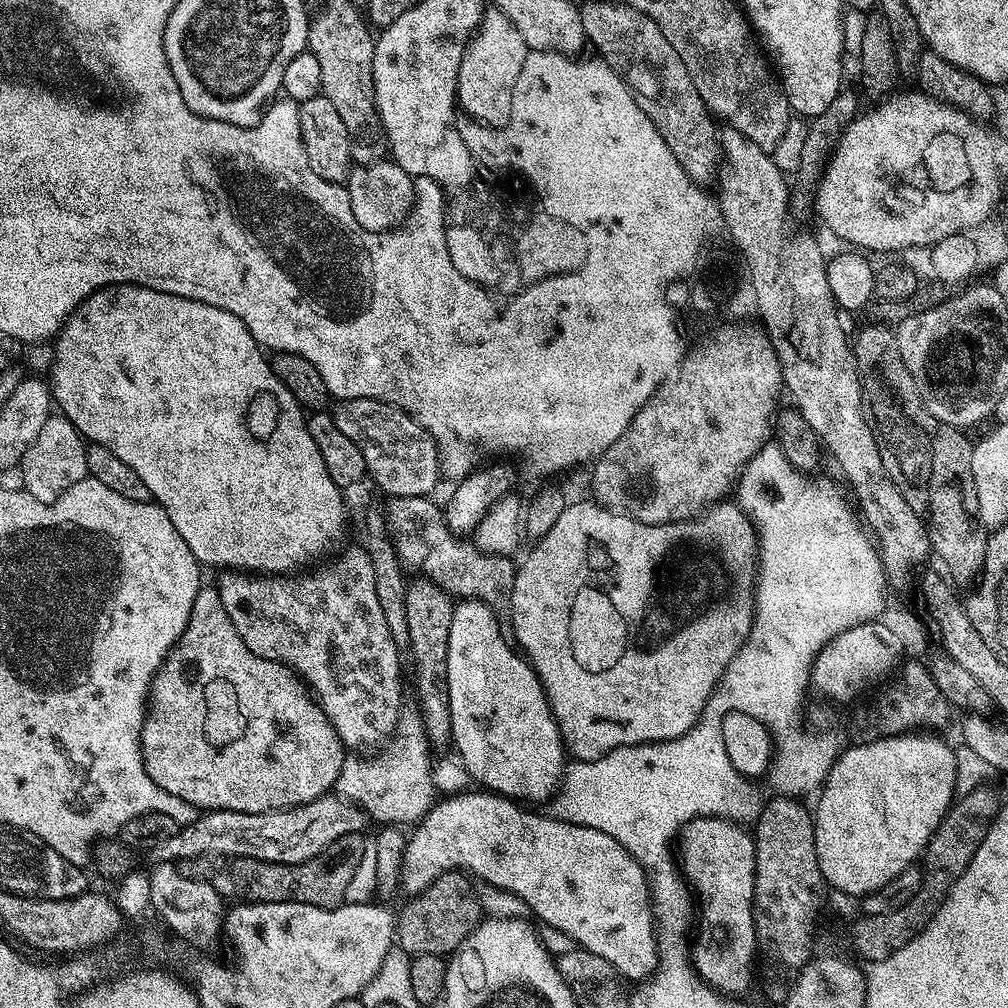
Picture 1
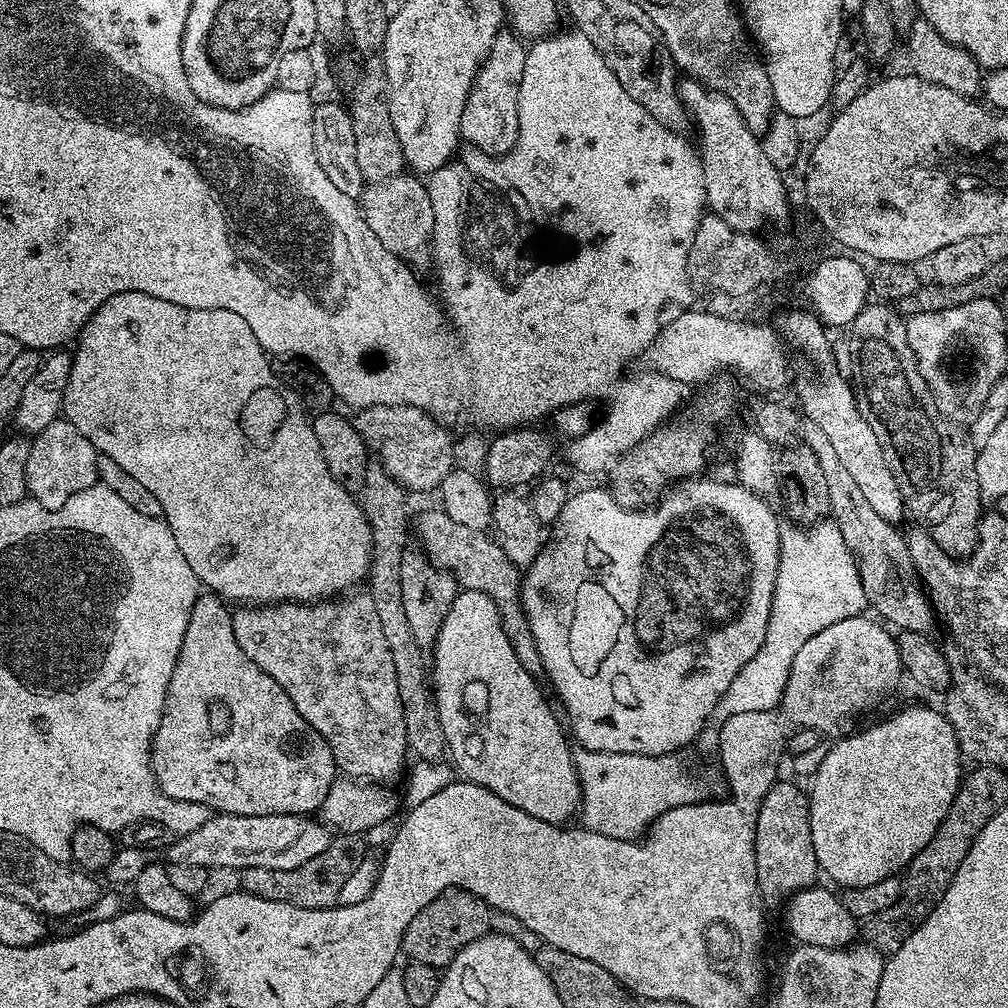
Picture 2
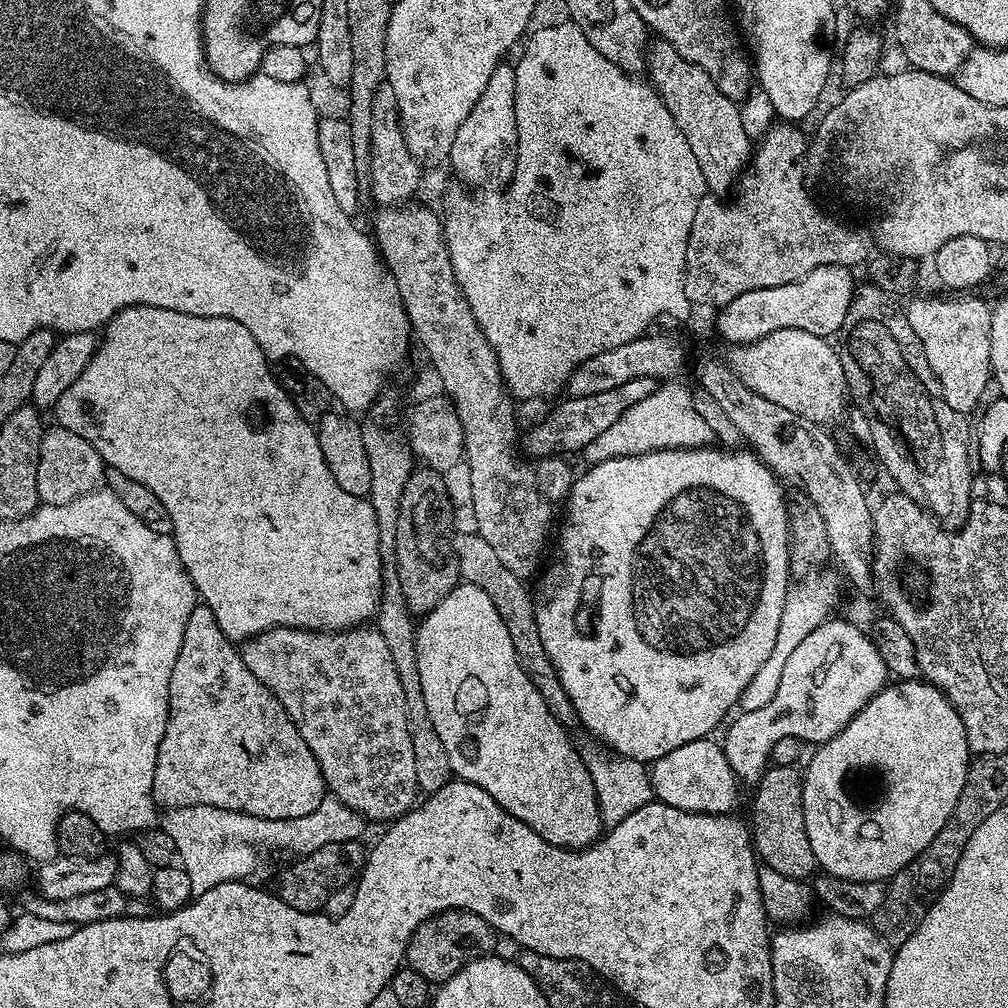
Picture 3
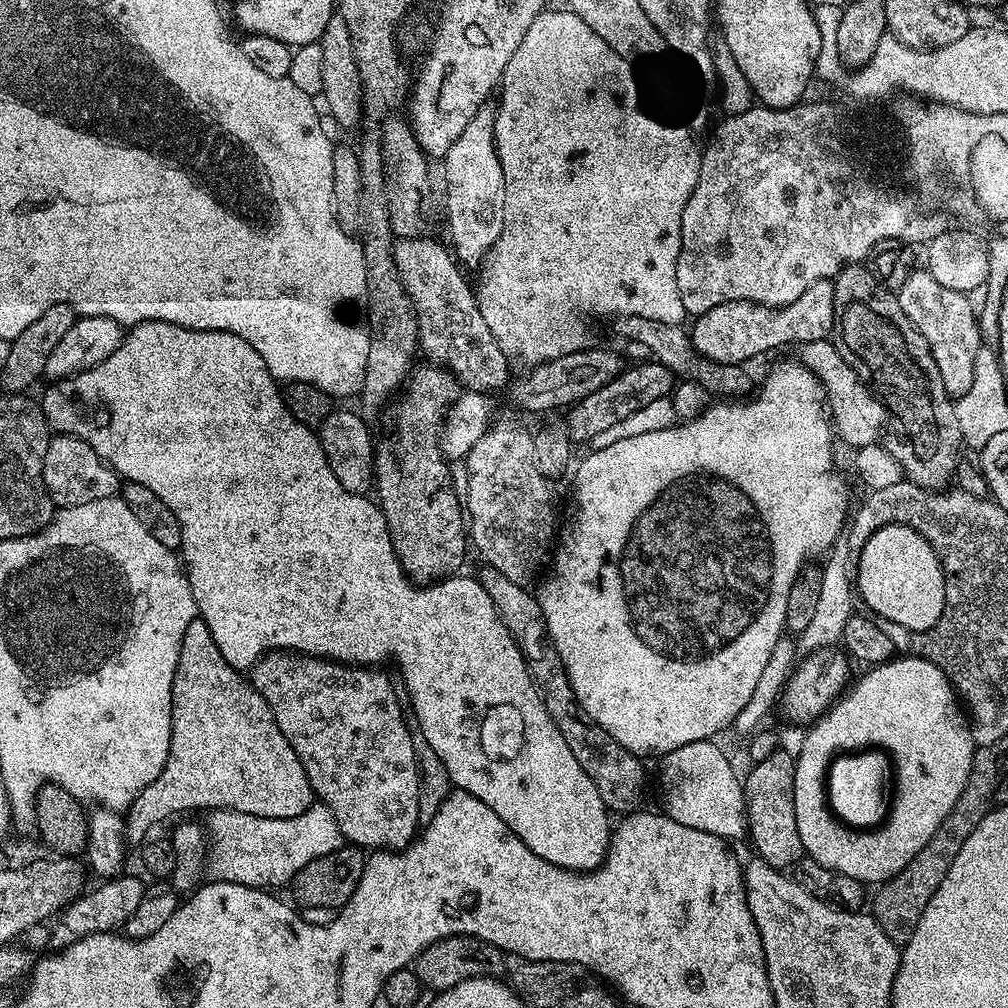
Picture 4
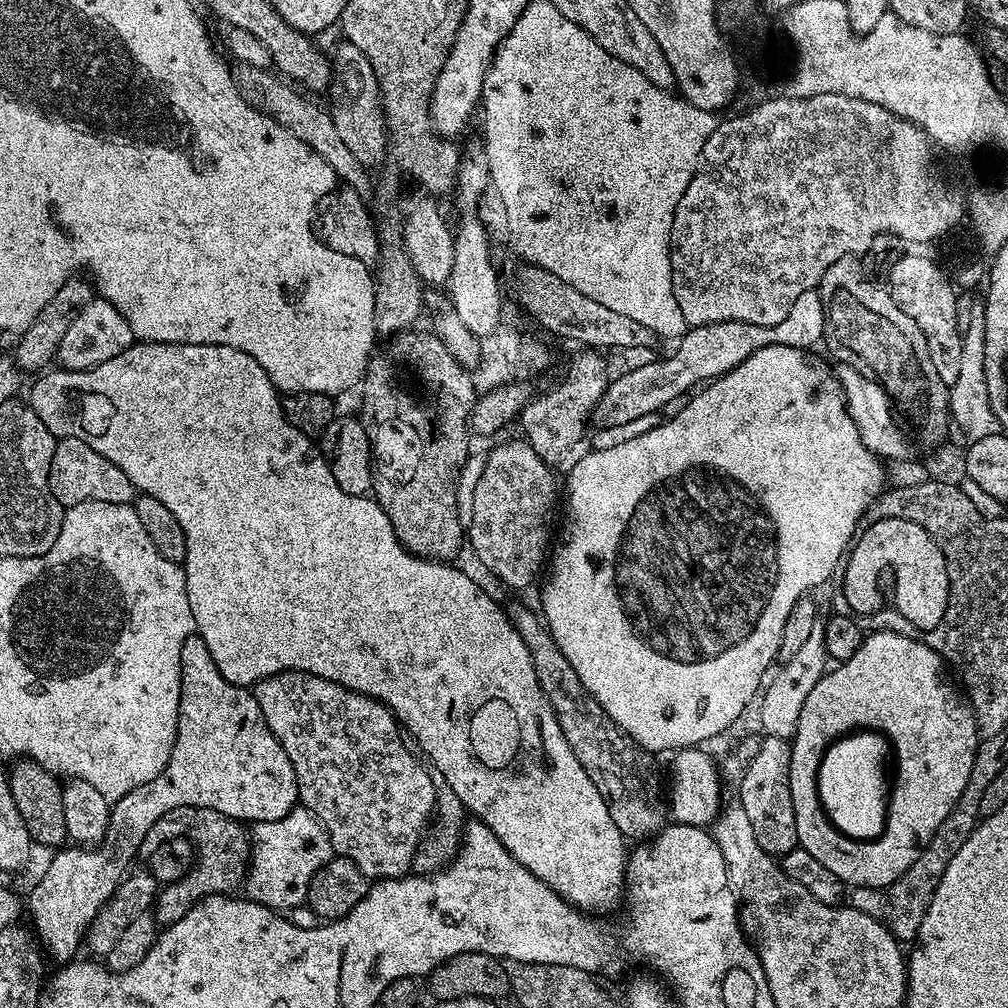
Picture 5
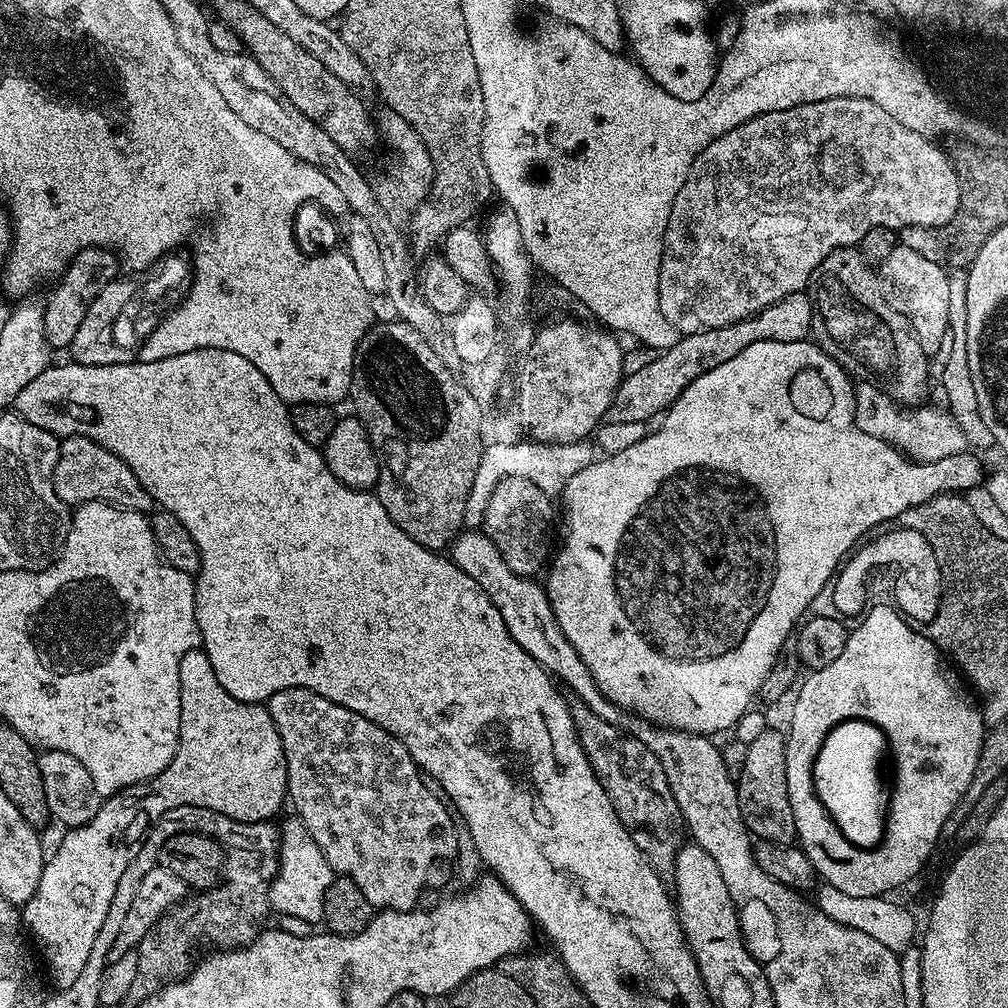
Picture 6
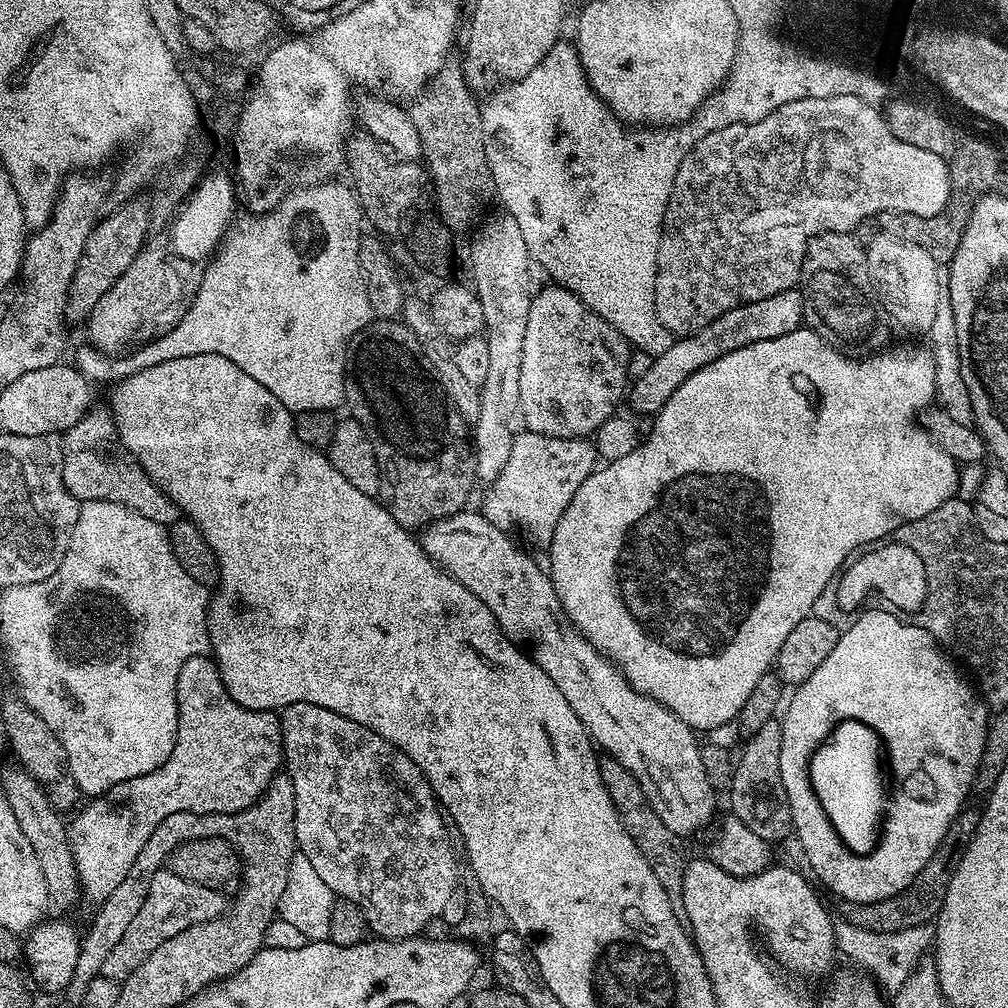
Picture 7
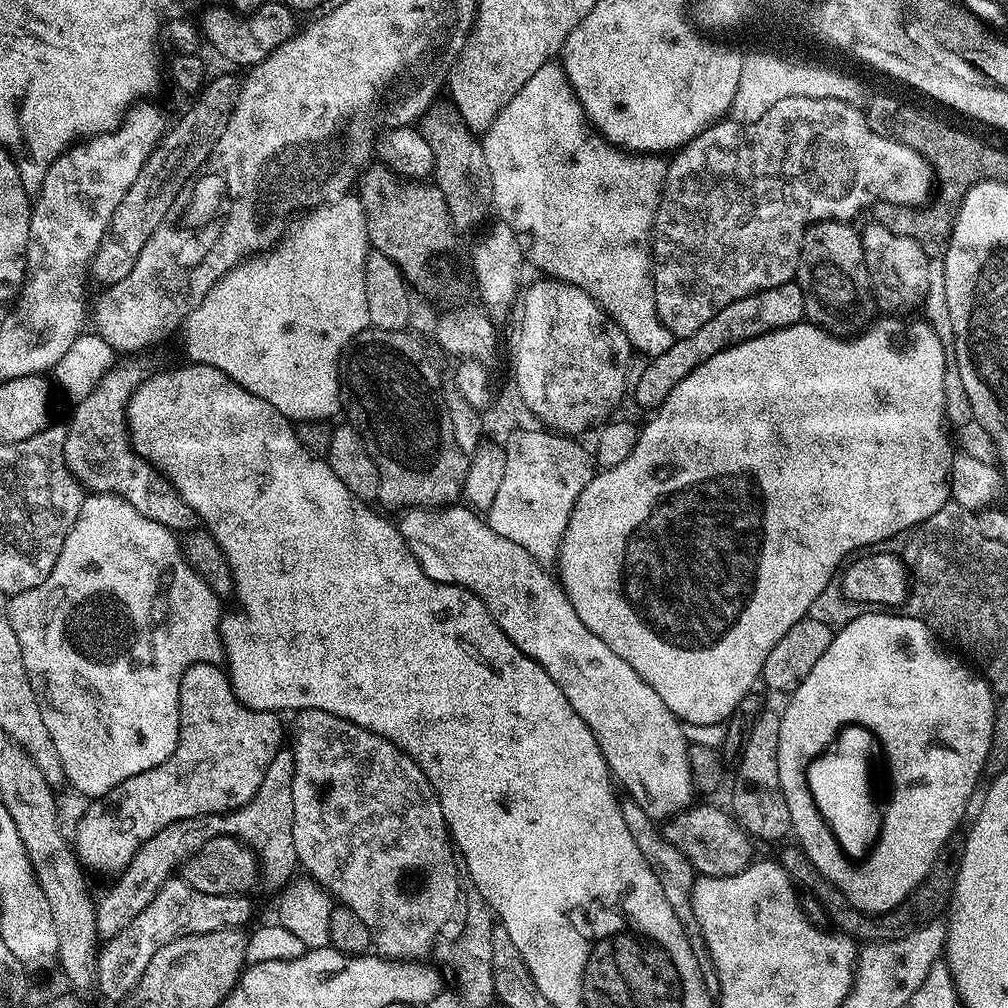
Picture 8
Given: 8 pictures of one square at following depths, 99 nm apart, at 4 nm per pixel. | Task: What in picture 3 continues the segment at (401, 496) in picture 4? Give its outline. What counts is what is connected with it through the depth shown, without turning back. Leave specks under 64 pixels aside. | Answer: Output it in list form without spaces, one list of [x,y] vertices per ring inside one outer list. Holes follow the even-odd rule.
[[[420,466],[409,475],[402,490],[396,535],[396,573],[398,586],[402,586],[402,598],[406,598],[406,606],[413,614],[433,612],[438,602],[453,592],[462,580],[450,539],[452,512],[448,509],[448,488],[444,480],[441,473]]]

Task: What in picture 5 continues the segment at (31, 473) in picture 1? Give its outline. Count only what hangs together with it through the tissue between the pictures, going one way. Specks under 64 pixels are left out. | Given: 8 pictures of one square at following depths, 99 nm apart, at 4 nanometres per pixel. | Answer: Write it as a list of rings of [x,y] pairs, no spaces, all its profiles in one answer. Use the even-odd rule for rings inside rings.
[[[66,436],[57,439],[54,458],[50,458],[50,494],[58,498],[58,502],[65,508],[78,506],[78,502],[114,502],[115,504],[133,503],[137,495],[135,486],[98,450],[86,446],[82,438]]]

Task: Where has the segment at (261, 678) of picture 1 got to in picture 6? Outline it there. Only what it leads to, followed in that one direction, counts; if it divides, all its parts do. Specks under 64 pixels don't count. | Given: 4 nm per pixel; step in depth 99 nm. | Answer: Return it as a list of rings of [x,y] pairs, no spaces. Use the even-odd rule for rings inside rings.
[[[203,647],[195,648],[186,654],[182,654],[182,662],[178,666],[178,682],[180,683],[180,741],[171,762],[166,766],[166,770],[162,770],[154,778],[142,781],[141,784],[132,784],[128,788],[123,788],[120,792],[115,792],[114,795],[107,797],[101,803],[98,814],[94,814],[94,818],[90,818],[90,822],[86,822],[77,828],[67,829],[63,833],[65,836],[61,838],[60,845],[56,848],[56,853],[53,856],[51,853],[44,861],[42,878],[38,878],[38,890],[34,890],[32,897],[22,906],[22,924],[24,920],[25,926],[40,939],[40,952],[44,955],[45,962],[48,963],[48,972],[52,975],[52,980],[56,983],[55,987],[57,989],[70,986],[78,979],[78,973],[86,966],[86,958],[90,958],[90,950],[94,946],[94,938],[98,938],[98,930],[102,930],[102,921],[104,921],[106,913],[110,910],[110,902],[114,899],[114,890],[118,887],[118,882],[122,879],[126,866],[130,866],[130,861],[134,859],[134,854],[138,854],[138,850],[142,846],[148,831],[152,829],[152,825],[163,821],[167,817],[168,812],[174,810],[174,806],[206,806],[206,810],[214,810],[221,818],[237,820],[238,822],[258,822],[259,820],[271,821],[273,819],[272,815],[283,804],[286,804],[288,795],[286,754],[282,750],[282,738],[270,718],[267,707],[263,703],[247,704],[238,698],[234,698],[234,694],[226,694],[222,682],[218,682],[218,678],[214,675],[214,666],[210,666],[210,658],[206,658]]]

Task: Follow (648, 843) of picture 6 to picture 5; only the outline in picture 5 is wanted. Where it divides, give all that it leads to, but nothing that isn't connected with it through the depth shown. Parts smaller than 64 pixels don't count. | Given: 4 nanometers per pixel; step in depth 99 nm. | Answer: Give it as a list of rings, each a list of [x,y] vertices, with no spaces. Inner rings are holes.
[[[524,604],[507,605],[506,611],[512,625],[518,630],[526,650],[530,650],[538,686],[542,686],[542,690],[558,718],[558,726],[562,726],[562,734],[566,738],[566,742],[570,742],[570,750],[574,750],[574,758],[578,758],[578,762],[582,762],[582,770],[586,770],[586,774],[590,774],[590,782],[594,782],[594,786],[598,786],[598,794],[602,794],[602,798],[610,810],[610,818],[614,818],[614,826],[618,826],[618,830],[625,838],[632,838],[632,836],[644,838],[649,834],[659,832],[666,824],[666,819],[664,820],[664,816],[666,818],[666,800],[663,795],[660,797],[660,780],[656,777],[656,764],[652,761],[655,760],[653,753],[647,752],[645,748],[638,746],[638,742],[634,742],[626,736],[624,731],[604,713],[602,706],[598,706],[595,698],[582,686],[578,674],[574,674],[574,666],[570,666],[570,662],[566,662],[566,654],[562,654],[558,650],[554,638],[548,632],[548,625],[544,623],[539,611],[531,612]]]

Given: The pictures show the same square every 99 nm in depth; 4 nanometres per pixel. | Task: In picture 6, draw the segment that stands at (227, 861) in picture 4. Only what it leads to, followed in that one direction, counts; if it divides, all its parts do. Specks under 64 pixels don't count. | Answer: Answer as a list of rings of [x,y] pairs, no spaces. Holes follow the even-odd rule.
[[[291,819],[282,824],[280,871],[272,881],[272,893],[268,896],[268,903],[273,913],[302,918],[316,926],[324,919],[326,890],[330,890],[334,873],[330,862],[326,862],[318,842],[314,842],[310,830],[306,830],[300,819]]]

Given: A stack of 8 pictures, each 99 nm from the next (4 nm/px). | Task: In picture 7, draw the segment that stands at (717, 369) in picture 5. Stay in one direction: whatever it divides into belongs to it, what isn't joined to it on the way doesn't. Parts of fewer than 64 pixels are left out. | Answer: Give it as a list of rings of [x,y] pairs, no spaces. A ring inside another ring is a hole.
[[[799,287],[782,290],[782,294],[770,294],[770,298],[738,306],[722,314],[722,318],[714,318],[710,326],[692,332],[689,336],[673,339],[673,344],[665,352],[656,352],[650,362],[650,370],[637,380],[631,381],[630,391],[626,396],[627,403],[632,403],[631,411],[637,417],[655,417],[662,410],[662,406],[670,402],[670,394],[674,394],[674,390],[678,390],[678,386],[682,386],[682,382],[686,382],[690,374],[702,370],[702,366],[710,366],[710,362],[718,362],[722,354],[734,354],[734,350],[742,350],[742,346],[782,338],[782,334],[790,334],[803,324],[804,294]]]

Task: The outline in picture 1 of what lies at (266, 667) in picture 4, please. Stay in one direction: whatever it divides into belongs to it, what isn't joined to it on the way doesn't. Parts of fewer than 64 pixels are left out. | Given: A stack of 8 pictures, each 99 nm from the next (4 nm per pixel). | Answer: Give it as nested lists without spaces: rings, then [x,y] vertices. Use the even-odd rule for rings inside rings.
[[[363,547],[348,548],[337,560],[316,568],[313,572],[304,572],[301,576],[296,574],[253,574],[248,570],[224,570],[219,573],[220,597],[222,606],[226,606],[226,614],[230,614],[230,622],[234,622],[234,630],[238,630],[238,638],[246,642],[246,650],[250,650],[256,656],[267,660],[277,660],[280,664],[286,664],[298,673],[314,689],[318,697],[318,703],[327,714],[336,733],[340,735],[340,741],[345,746],[352,744],[372,744],[375,740],[383,741],[391,737],[396,730],[396,724],[400,721],[402,703],[400,704],[400,652],[401,649],[394,642],[390,634],[390,626],[386,624],[386,617],[382,614],[382,605],[378,600],[378,590],[374,588],[374,566]]]

